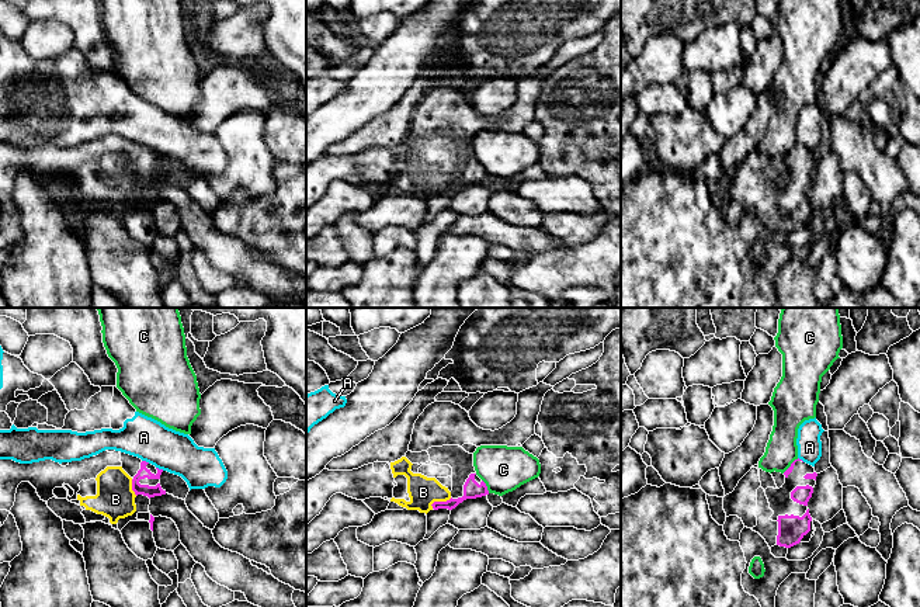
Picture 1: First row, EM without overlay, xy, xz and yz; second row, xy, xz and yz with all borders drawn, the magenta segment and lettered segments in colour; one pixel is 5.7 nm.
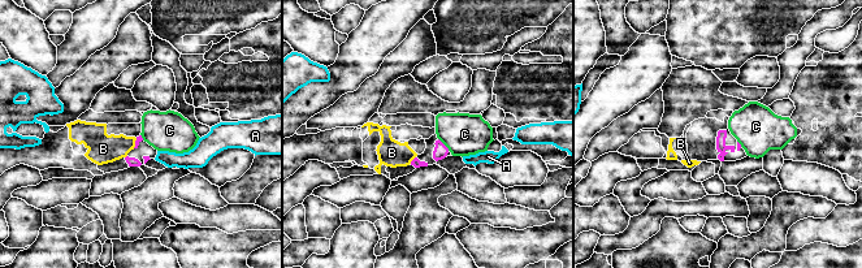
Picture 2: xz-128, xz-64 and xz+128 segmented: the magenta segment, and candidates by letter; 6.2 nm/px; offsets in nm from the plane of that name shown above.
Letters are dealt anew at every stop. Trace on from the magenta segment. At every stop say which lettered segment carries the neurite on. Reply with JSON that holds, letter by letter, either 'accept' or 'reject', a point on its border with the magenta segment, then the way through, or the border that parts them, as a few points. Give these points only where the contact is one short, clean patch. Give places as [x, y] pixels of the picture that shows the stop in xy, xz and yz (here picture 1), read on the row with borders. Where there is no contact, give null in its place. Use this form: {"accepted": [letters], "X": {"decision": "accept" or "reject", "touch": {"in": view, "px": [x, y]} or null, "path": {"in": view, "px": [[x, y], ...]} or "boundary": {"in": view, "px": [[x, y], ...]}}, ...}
{"accepted": ["B"], "A": {"decision": "reject", "touch": {"in": "xy", "px": [145, 461]}, "boundary": {"in": "xy", "px": [[142, 460], [149, 462]]}}, "B": {"decision": "accept", "touch": {"in": "xz", "px": [440, 502]}}, "C": {"decision": "reject", "touch": {"in": "xz", "px": [486, 486]}}}

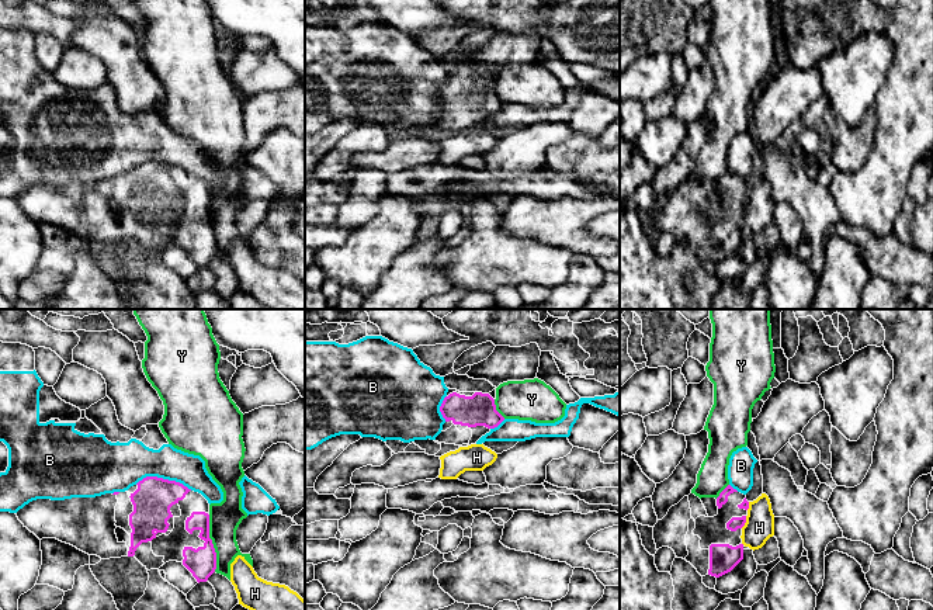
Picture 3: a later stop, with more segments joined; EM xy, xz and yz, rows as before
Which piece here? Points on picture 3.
{"accepted": [], "B": {"decision": "reject", "touch": {"in": "xy", "px": [162, 478]}, "boundary": {"in": "xy", "px": [[135, 484], [146, 477], [162, 477], [179, 481], [191, 489]]}}, "H": {"decision": "reject", "touch": {"in": "yz", "px": [745, 522]}, "boundary": {"in": "yz", "px": [[746, 516], [746, 522], [741, 527]]}}, "Y": {"decision": "reject", "touch": {"in": "xy", "px": [211, 543]}}}

